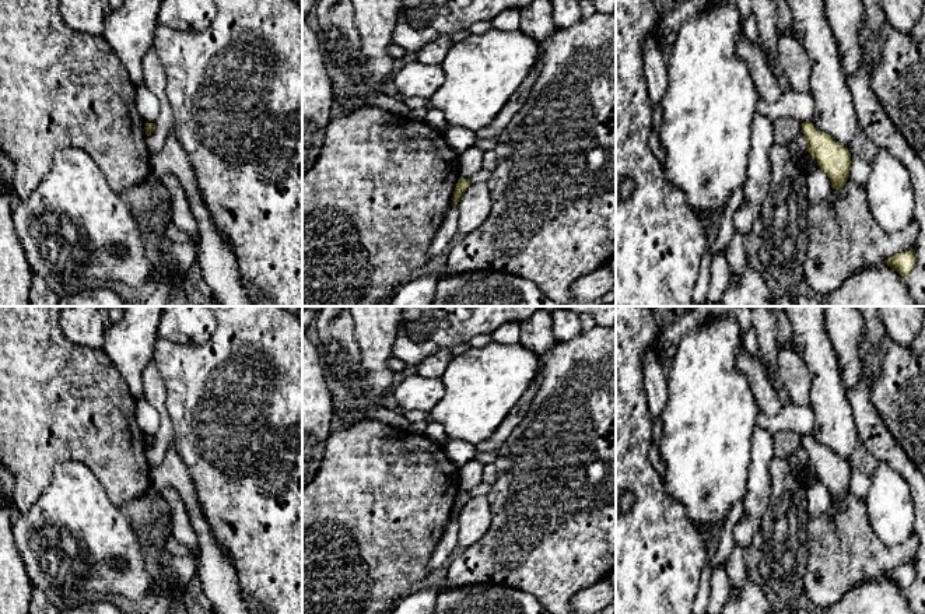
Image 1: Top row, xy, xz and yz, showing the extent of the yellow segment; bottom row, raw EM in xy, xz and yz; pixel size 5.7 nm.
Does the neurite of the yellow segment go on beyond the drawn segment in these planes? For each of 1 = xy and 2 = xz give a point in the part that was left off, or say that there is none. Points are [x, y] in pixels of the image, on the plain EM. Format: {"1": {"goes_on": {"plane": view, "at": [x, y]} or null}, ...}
{"1": {"goes_on": null}, "2": {"goes_on": null}}

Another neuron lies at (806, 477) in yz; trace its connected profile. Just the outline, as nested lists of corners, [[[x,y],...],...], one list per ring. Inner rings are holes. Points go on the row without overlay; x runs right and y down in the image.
[[[809,466],[800,471],[796,471],[795,477],[799,485],[803,487],[805,490],[810,488],[813,484],[819,481],[817,473]]]

